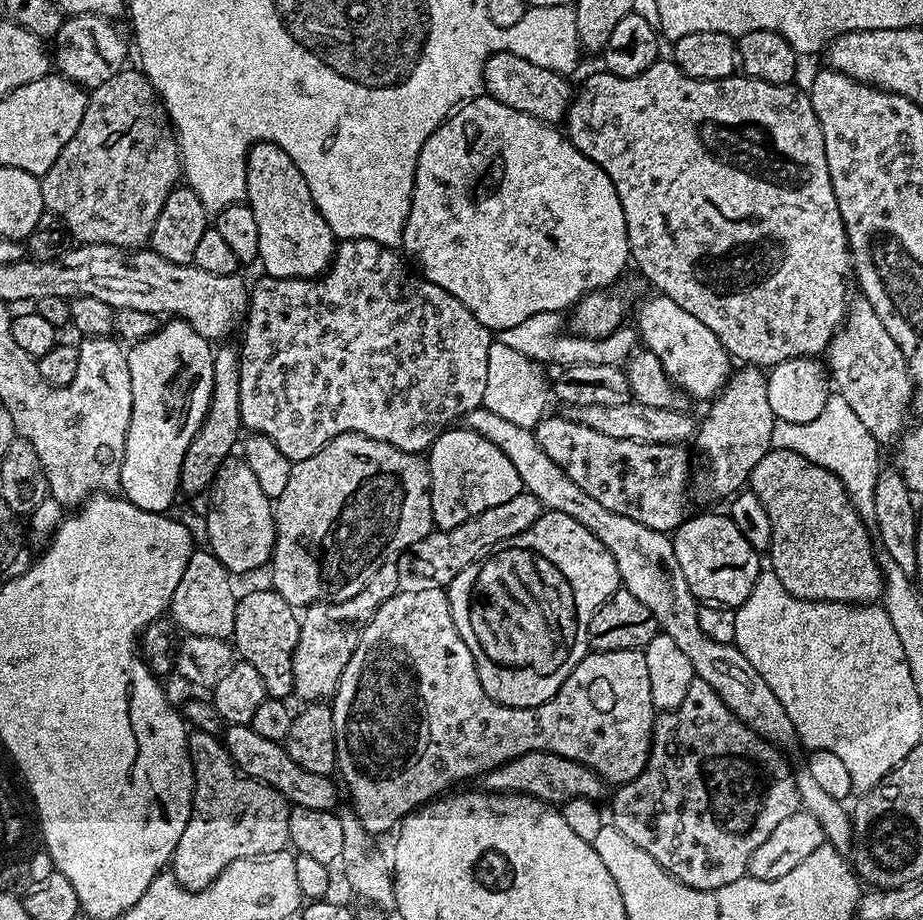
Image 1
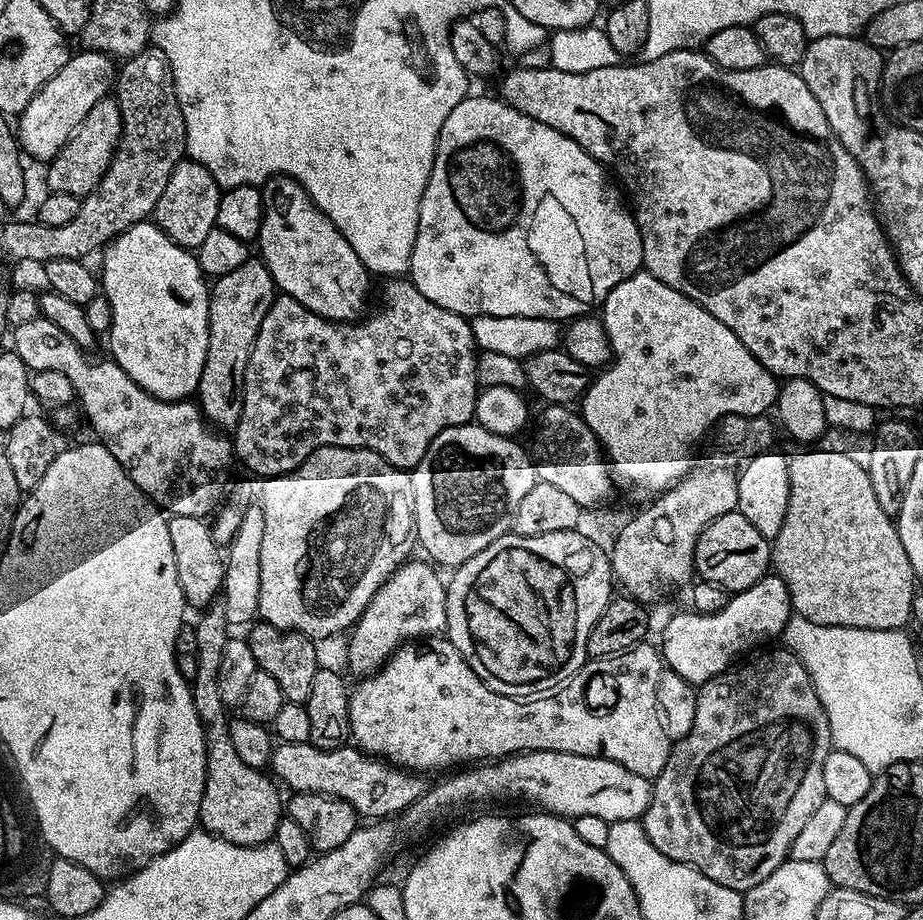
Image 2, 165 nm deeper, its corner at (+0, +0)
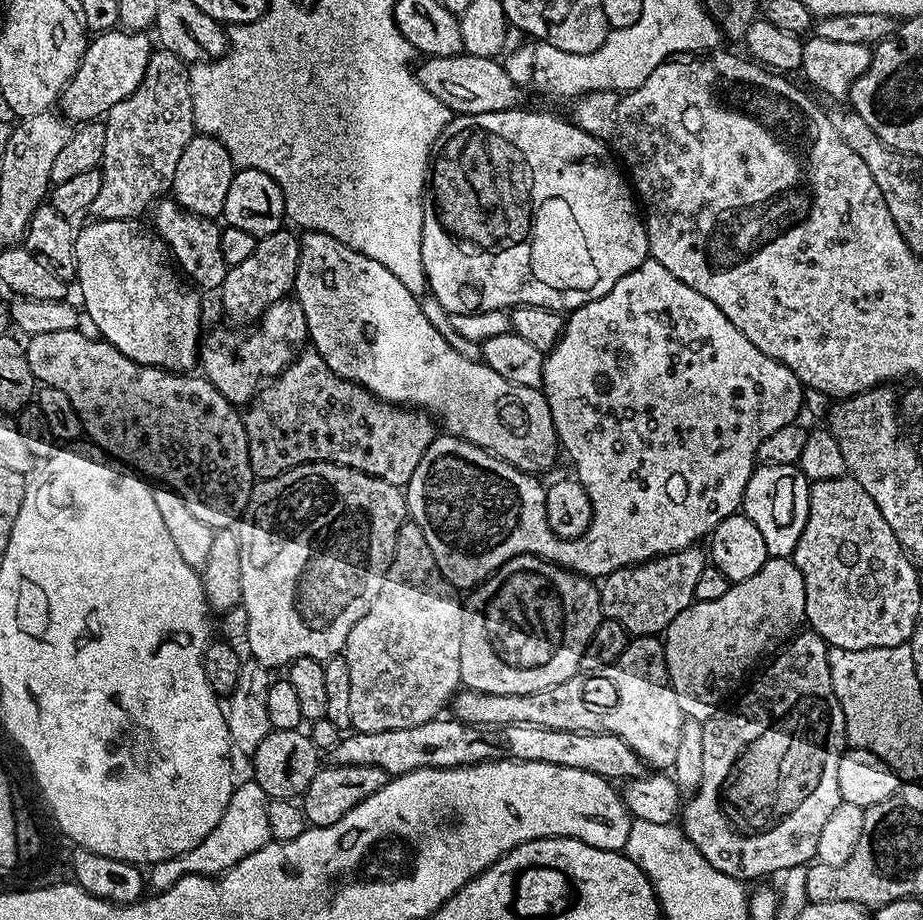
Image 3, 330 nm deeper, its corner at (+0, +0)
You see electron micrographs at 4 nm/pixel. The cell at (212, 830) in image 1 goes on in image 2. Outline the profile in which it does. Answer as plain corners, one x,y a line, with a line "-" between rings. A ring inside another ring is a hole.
213,603
203,609
199,616
200,621
194,624
198,638
198,670
190,682
194,706
198,710
206,738
206,786
198,809
199,827
238,846
267,844
275,837
286,812
282,796
280,800
281,789
271,775
254,766
246,766
246,762
242,762
241,756
234,751
234,742
230,742
230,708
222,702
220,689
222,658
230,639
230,625
224,613
224,605

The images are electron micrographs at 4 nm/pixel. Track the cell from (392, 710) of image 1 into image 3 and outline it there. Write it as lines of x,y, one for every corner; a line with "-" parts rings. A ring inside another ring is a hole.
638,636
629,639
626,650
610,666
602,670
579,671
566,682
534,694
486,694
469,690
457,691
451,705
455,719
463,724
533,724
546,726
550,730
574,730
575,732
605,732
622,738
632,750
652,770
670,770
678,754
678,745
682,743
682,726
685,714
678,706
678,694
668,681
668,667
664,657
664,645
656,636

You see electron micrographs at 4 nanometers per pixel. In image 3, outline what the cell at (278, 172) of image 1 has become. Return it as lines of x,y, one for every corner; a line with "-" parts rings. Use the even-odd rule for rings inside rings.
305,231
300,236
300,257
298,258
298,270
296,271
296,287
294,289
294,298
302,306
302,314
306,314
306,326
308,327
308,338
311,347
338,374
347,380
353,380
356,384
361,384
366,390
370,390
379,400
387,400
389,404
399,404
401,406
411,406
417,410
423,410
429,414
435,414
442,421
449,433
468,440
471,444
477,444
478,447
484,448
485,451
492,453
506,463
514,465
518,470
529,472
531,474
541,474
556,460
556,450
558,452
558,439
555,430
555,424
551,418
550,406
547,404
547,398
540,388
527,388
526,386
514,386
502,378
502,374
494,374
490,366
486,366
481,361
470,361
464,358
462,354
451,348
450,343
438,334
437,330
431,326
429,319
422,314
420,301
382,262
374,258
366,258
366,254
358,254
350,246
338,242
338,238
330,238
330,234
321,232

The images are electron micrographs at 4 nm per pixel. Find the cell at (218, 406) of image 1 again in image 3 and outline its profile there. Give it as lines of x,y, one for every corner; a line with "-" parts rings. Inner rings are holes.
281,230
259,237
254,254
238,266
229,268
222,286
218,289
224,312
236,324
251,326
274,302
285,299
296,287
296,271
300,257
300,236
295,231

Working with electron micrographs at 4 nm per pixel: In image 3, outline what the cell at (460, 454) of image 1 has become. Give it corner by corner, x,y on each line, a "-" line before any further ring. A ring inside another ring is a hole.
647,259
642,266
635,268
626,278
619,280
602,298
574,308
567,313
564,321
564,333
560,335
558,343
552,351
544,357
542,391
550,406
551,418
555,424
557,439
561,447
568,452
575,468
576,478
590,496
592,504
592,520
586,534
579,540
566,540
554,534
546,521
545,485
540,484
535,475
518,470
514,465
506,463
500,457
485,451
477,444
471,444
458,436
451,434
437,435
430,442
426,454
422,454
422,462
418,462
418,470
408,480
406,485
406,499
408,501
408,515
411,523
422,526
422,534
426,534
426,542
430,546
430,554
434,554
434,562
438,562
438,570
453,589
471,590
481,584
491,572
496,572
508,560
509,556
523,556
531,554
551,560
564,568
571,568
573,572
589,578
603,578
609,576
619,568
630,568
634,564
641,564
653,560
655,556
665,556
671,552
681,552
683,548
690,548
701,543
700,539
707,537
722,522
722,518
737,515
744,503
746,482
750,482
750,474
757,468
756,455
758,446
774,434
774,430
782,430
782,426
793,423
804,404
806,389
800,379
782,362
762,354
710,298
702,298
698,290
690,290
686,282
678,282
666,266
662,266
654,259

